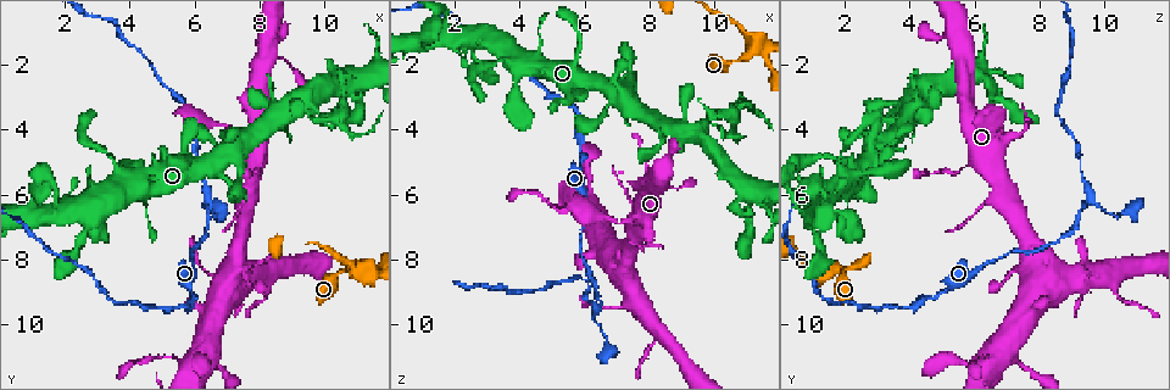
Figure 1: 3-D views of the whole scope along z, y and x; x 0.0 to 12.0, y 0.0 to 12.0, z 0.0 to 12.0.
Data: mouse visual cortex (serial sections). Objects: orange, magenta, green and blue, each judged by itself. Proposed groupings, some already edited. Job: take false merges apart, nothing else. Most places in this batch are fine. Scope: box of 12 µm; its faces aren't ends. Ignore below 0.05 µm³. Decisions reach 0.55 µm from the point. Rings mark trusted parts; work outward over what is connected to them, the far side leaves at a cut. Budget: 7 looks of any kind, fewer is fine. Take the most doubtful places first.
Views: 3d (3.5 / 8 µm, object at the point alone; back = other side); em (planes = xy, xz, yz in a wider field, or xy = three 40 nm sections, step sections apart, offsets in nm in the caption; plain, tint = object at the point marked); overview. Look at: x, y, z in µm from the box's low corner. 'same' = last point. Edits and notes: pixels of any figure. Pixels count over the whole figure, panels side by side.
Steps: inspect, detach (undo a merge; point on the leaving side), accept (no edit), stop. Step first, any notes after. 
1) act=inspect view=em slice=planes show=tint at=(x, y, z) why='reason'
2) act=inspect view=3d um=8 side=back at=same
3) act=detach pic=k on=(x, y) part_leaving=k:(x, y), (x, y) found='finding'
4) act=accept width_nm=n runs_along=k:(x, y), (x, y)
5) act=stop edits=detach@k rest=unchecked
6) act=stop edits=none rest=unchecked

act=inspect view=3d um=3.5 at=(11.2, 8.4, 1.5) why='calibre changes'

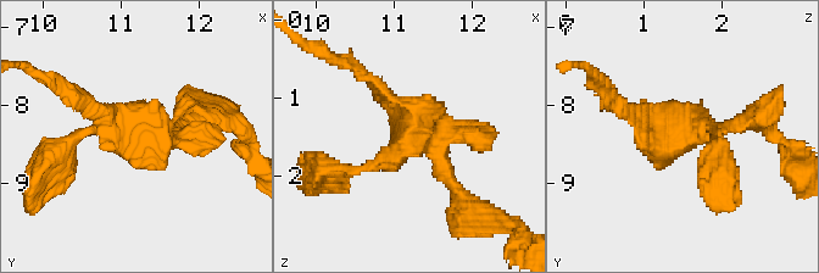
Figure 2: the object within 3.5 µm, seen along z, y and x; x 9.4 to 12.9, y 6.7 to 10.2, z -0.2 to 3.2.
act=inspect view=em slice=planes show=tint at=(11.25, 8.30, 1.50) arms=4 arm_widths_nm=150,200,200,250 why='shape alone is not enough'

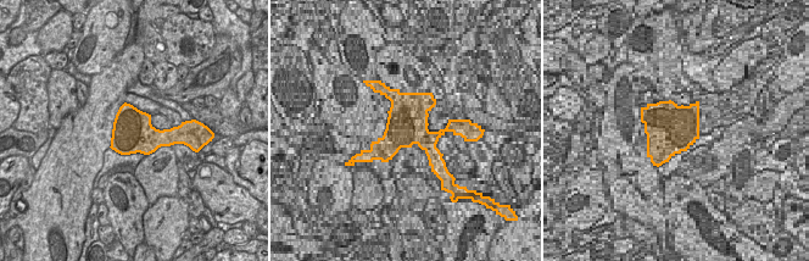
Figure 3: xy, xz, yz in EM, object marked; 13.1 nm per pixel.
act=accept runs_along=2:(346, 171), (413, 137), (375, 83) found='continuous, no second cell'

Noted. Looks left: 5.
act=inspect view=3d um=8 at=(6.5, 6.1, 9.5)

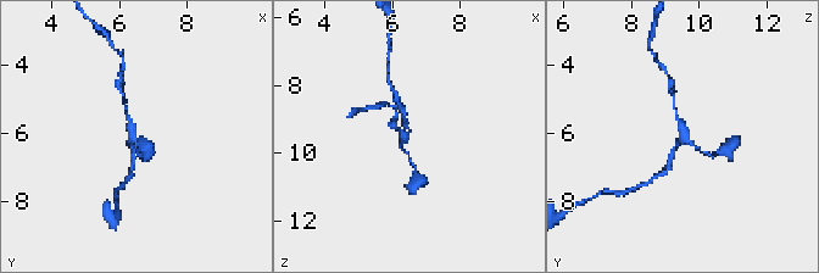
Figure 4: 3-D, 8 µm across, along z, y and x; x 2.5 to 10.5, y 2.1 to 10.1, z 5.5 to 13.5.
act=inspect view=em slice=xy step=3 show=tint at=(6.4, 6.0, 9.5) arms=3 arm_widths_nm=100,100,200 why='now the EM'

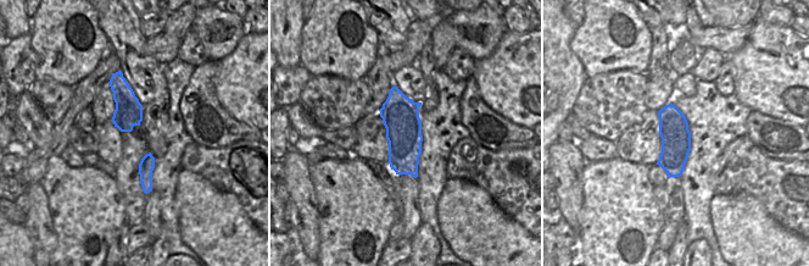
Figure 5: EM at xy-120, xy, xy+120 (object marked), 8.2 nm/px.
act=accept width_nm=300 runs_along=4:(133, 166), (137, 140), (124, 102) found='continuous, no second cell'

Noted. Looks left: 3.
act=inspect view=3d um=3.5 at=(6.1, 11.2, 6.2) why='narrows sharply'

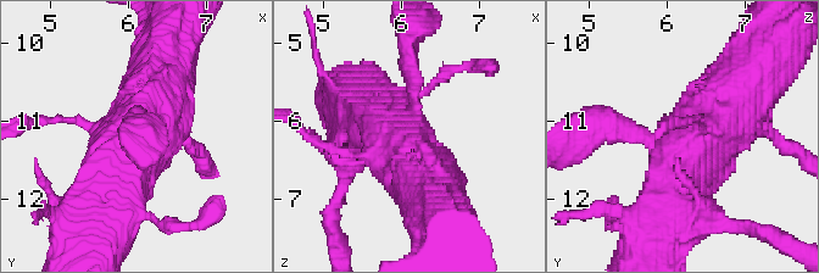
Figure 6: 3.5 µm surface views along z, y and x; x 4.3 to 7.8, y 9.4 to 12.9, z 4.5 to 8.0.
act=inspect view=em slice=xy step=5 show=tint at=same why='now the EM'

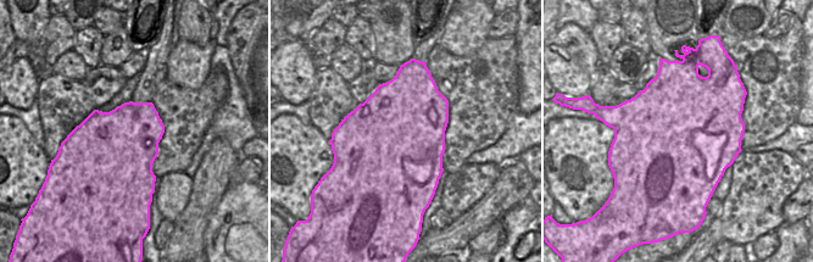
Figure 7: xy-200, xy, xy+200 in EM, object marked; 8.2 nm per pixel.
act=accept width_nm=900 runs_along=6:(752, 73), (678, 193) found='continuous, no second cell'

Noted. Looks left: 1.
act=stop edits=none rest=unchecked

